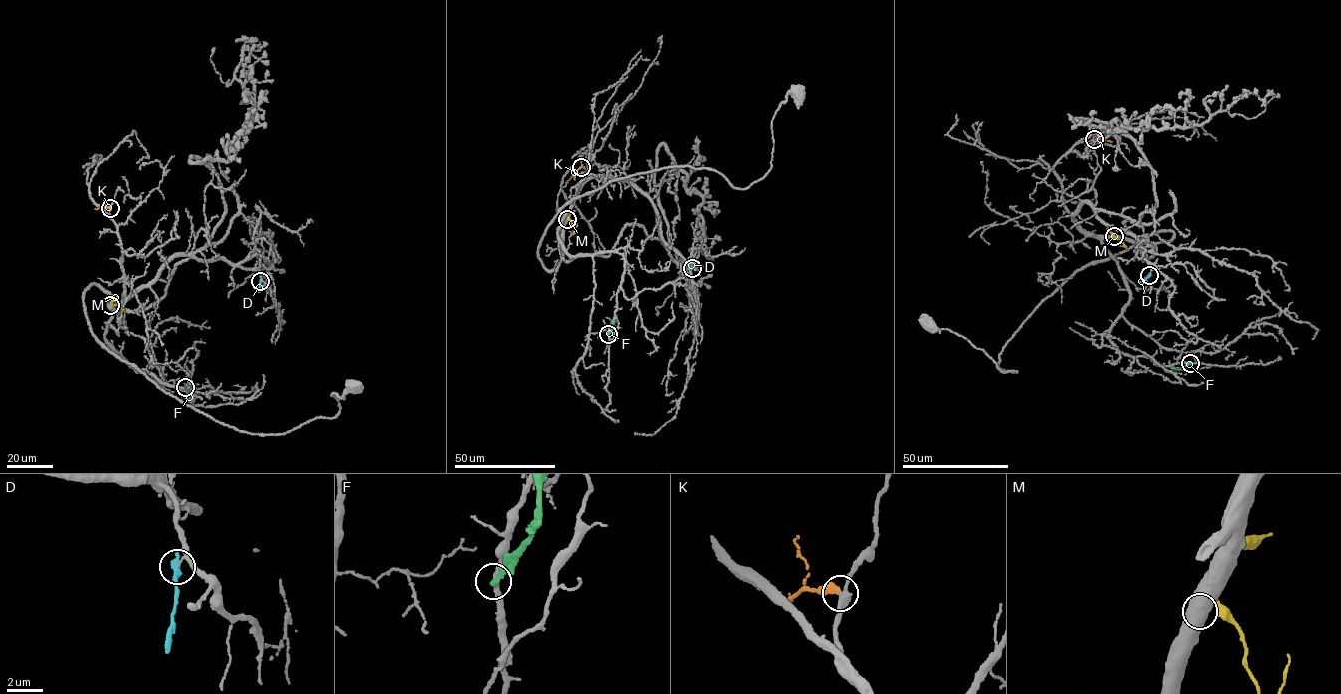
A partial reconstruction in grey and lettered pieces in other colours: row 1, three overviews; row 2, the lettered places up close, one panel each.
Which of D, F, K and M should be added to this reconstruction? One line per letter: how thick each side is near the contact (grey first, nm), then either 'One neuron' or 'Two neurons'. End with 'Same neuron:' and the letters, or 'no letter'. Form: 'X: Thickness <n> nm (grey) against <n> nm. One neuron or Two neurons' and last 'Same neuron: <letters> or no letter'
D: Thickness 90 nm (grey) against 360 nm. Two neurons
F: Thickness 300 nm (grey) against 280 nm. Two neurons
K: Thickness 400 nm (grey) against 320 nm. One neuron
M: Thickness 750 nm (grey) against 200 nm. Two neurons
Same neuron: K

